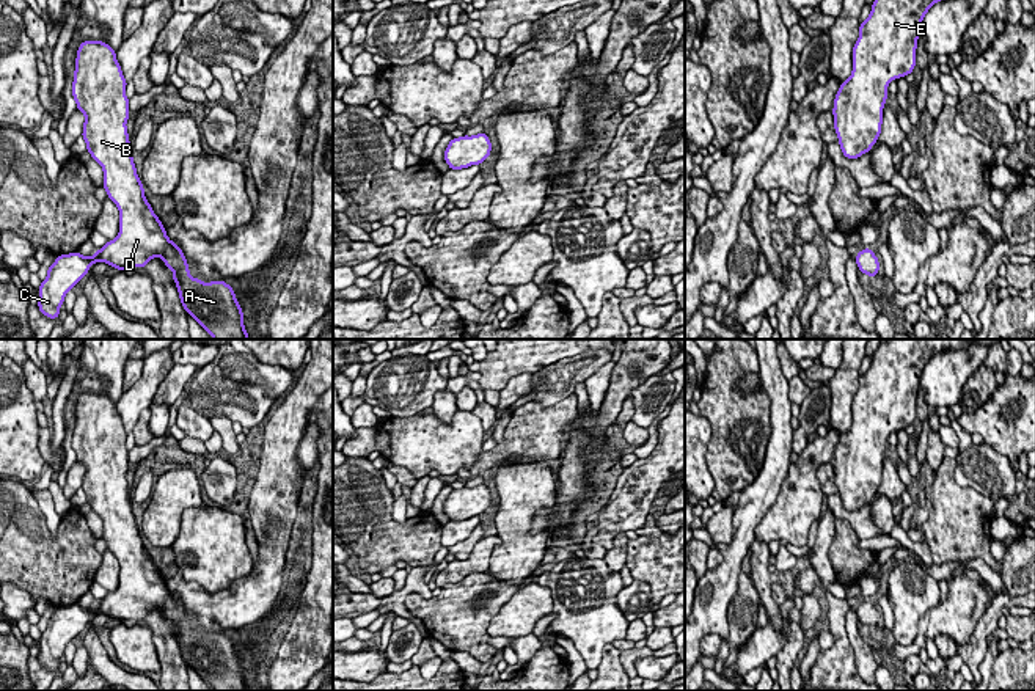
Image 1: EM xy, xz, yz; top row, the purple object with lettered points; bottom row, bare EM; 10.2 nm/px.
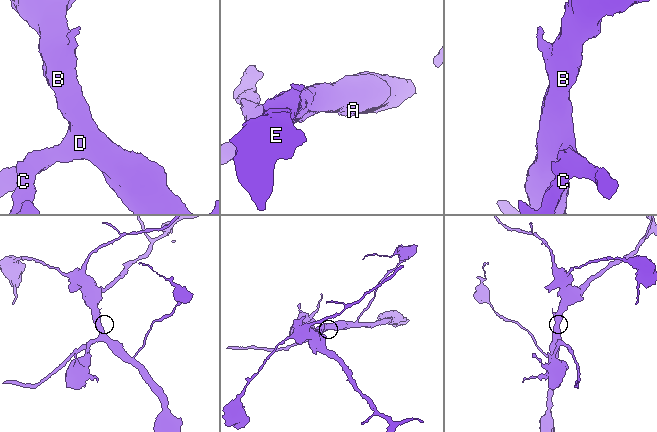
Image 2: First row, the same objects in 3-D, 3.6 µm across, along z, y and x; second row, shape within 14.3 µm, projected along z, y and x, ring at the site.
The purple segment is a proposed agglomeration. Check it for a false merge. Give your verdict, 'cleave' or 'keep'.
keep

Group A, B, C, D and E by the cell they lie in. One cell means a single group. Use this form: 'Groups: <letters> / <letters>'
Groups: A B C D E

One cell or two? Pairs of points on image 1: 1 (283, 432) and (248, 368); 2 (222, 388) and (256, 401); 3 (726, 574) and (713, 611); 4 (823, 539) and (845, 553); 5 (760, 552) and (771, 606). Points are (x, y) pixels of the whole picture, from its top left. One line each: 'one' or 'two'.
1: two
2: one
3: one
4: two
5: one

